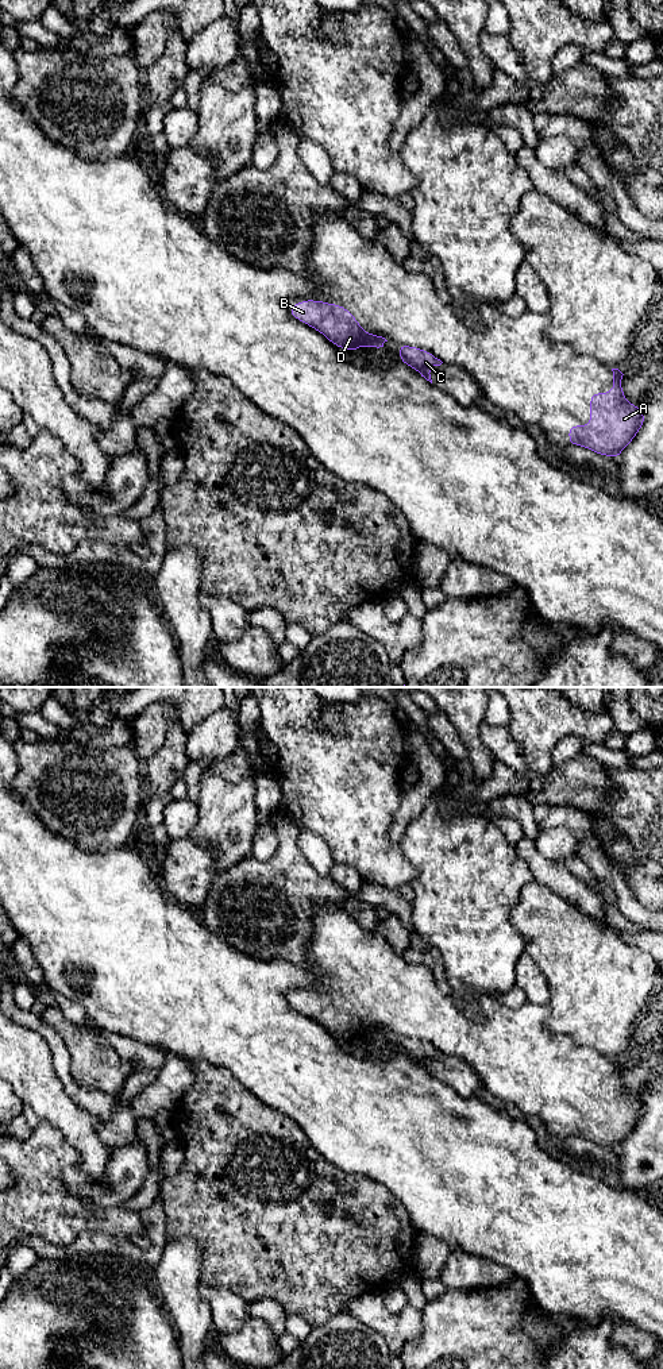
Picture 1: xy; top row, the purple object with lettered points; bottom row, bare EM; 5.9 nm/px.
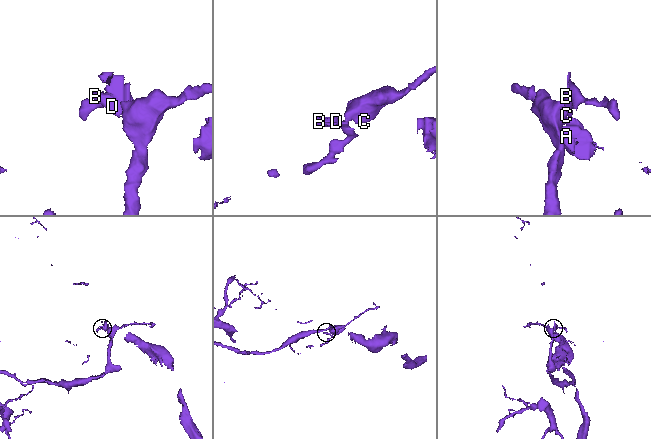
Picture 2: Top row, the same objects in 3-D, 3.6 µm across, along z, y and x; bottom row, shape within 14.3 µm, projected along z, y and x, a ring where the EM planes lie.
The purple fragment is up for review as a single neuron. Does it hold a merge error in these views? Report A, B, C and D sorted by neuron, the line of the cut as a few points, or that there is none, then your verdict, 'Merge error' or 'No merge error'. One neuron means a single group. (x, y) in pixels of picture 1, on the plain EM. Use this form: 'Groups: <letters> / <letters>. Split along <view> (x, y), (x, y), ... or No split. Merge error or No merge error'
Groups: A B D / C. Split along xy (381, 1029), (384, 1033). Merge error

